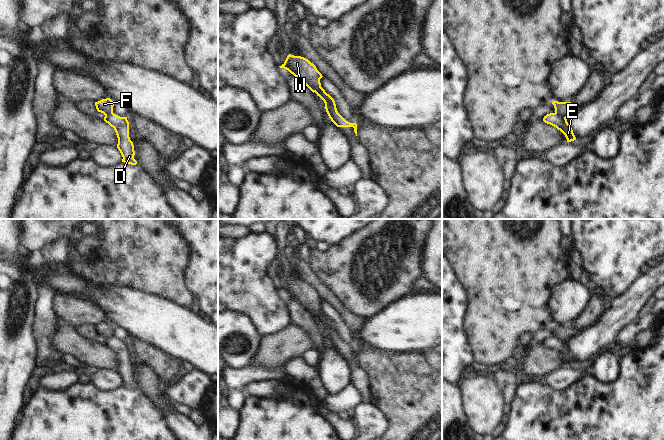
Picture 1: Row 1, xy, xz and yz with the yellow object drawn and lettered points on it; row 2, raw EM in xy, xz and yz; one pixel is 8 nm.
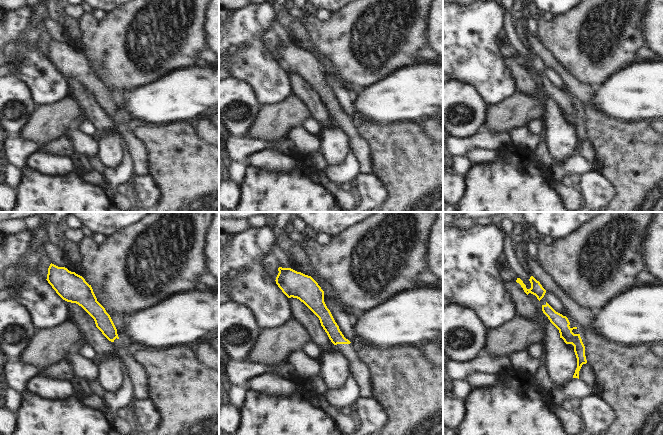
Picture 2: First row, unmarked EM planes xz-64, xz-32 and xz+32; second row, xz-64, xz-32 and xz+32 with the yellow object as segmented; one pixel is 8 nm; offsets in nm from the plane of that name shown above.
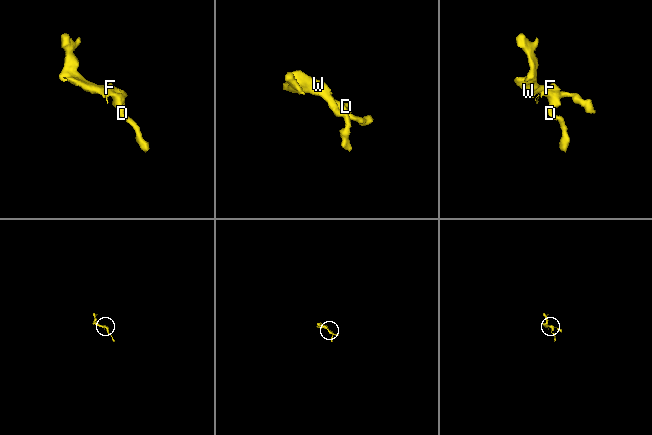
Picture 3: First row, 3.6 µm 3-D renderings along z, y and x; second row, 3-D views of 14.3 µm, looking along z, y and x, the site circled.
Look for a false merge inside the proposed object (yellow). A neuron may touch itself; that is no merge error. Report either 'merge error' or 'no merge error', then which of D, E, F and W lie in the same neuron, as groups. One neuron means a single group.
merge error | D E / F W

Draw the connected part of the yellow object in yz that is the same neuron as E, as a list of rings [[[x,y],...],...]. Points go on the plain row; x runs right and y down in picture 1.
[[[550,337],[544,340],[543,345],[560,354],[565,359],[567,366],[576,364],[572,352],[570,351],[567,343],[564,340],[561,340],[557,337]]]

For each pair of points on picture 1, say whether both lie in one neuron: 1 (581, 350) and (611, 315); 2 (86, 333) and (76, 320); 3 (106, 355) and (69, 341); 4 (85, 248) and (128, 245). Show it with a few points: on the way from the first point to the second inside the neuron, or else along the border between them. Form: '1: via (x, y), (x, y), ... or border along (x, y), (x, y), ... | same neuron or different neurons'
1: via (590, 341), (607, 324) | same neuron
2: border along (94, 325), (80, 325), (76, 328) | different neurons
3: via (97, 355), (86, 352), (78, 347) | same neuron
4: border along (96, 235), (99, 241), (97, 249) | different neurons

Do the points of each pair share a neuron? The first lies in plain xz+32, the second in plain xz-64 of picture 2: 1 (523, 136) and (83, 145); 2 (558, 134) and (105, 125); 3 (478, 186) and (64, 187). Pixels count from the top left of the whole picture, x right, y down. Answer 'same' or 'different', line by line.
1: same
2: different
3: same

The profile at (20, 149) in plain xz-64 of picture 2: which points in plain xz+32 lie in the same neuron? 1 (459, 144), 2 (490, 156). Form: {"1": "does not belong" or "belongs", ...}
{"1": "belongs", "2": "does not belong"}

